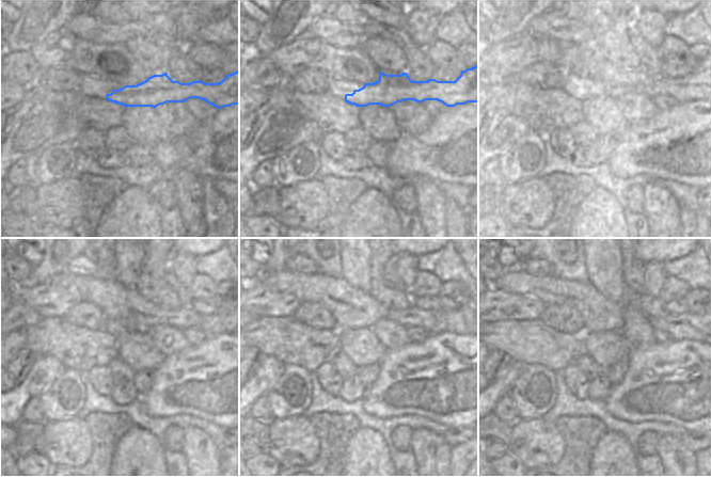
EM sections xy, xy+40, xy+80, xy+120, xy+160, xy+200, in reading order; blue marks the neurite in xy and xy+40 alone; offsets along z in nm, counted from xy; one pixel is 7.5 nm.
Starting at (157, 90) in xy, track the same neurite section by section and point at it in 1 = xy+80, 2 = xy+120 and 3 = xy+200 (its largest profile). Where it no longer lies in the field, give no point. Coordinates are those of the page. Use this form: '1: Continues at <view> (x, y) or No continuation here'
1: Continues at xy+80 (618, 81)
2: Continues at xy+120 (216, 323)
3: Continues at xy+200 (694, 324).

